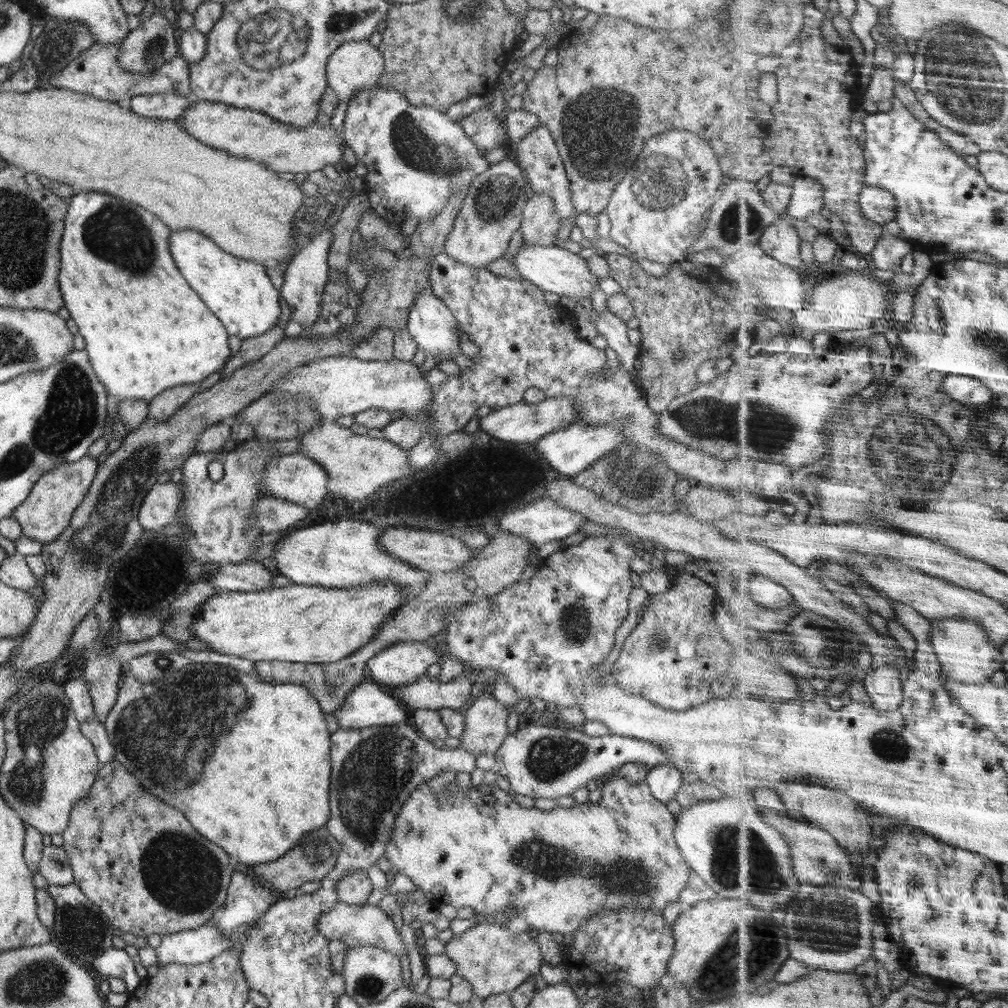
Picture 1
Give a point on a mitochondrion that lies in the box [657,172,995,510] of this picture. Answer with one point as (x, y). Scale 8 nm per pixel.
(899, 436)

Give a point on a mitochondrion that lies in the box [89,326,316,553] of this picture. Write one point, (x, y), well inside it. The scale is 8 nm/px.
(117, 497)

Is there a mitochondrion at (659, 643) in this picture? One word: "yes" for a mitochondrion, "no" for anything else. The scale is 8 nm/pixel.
yes

